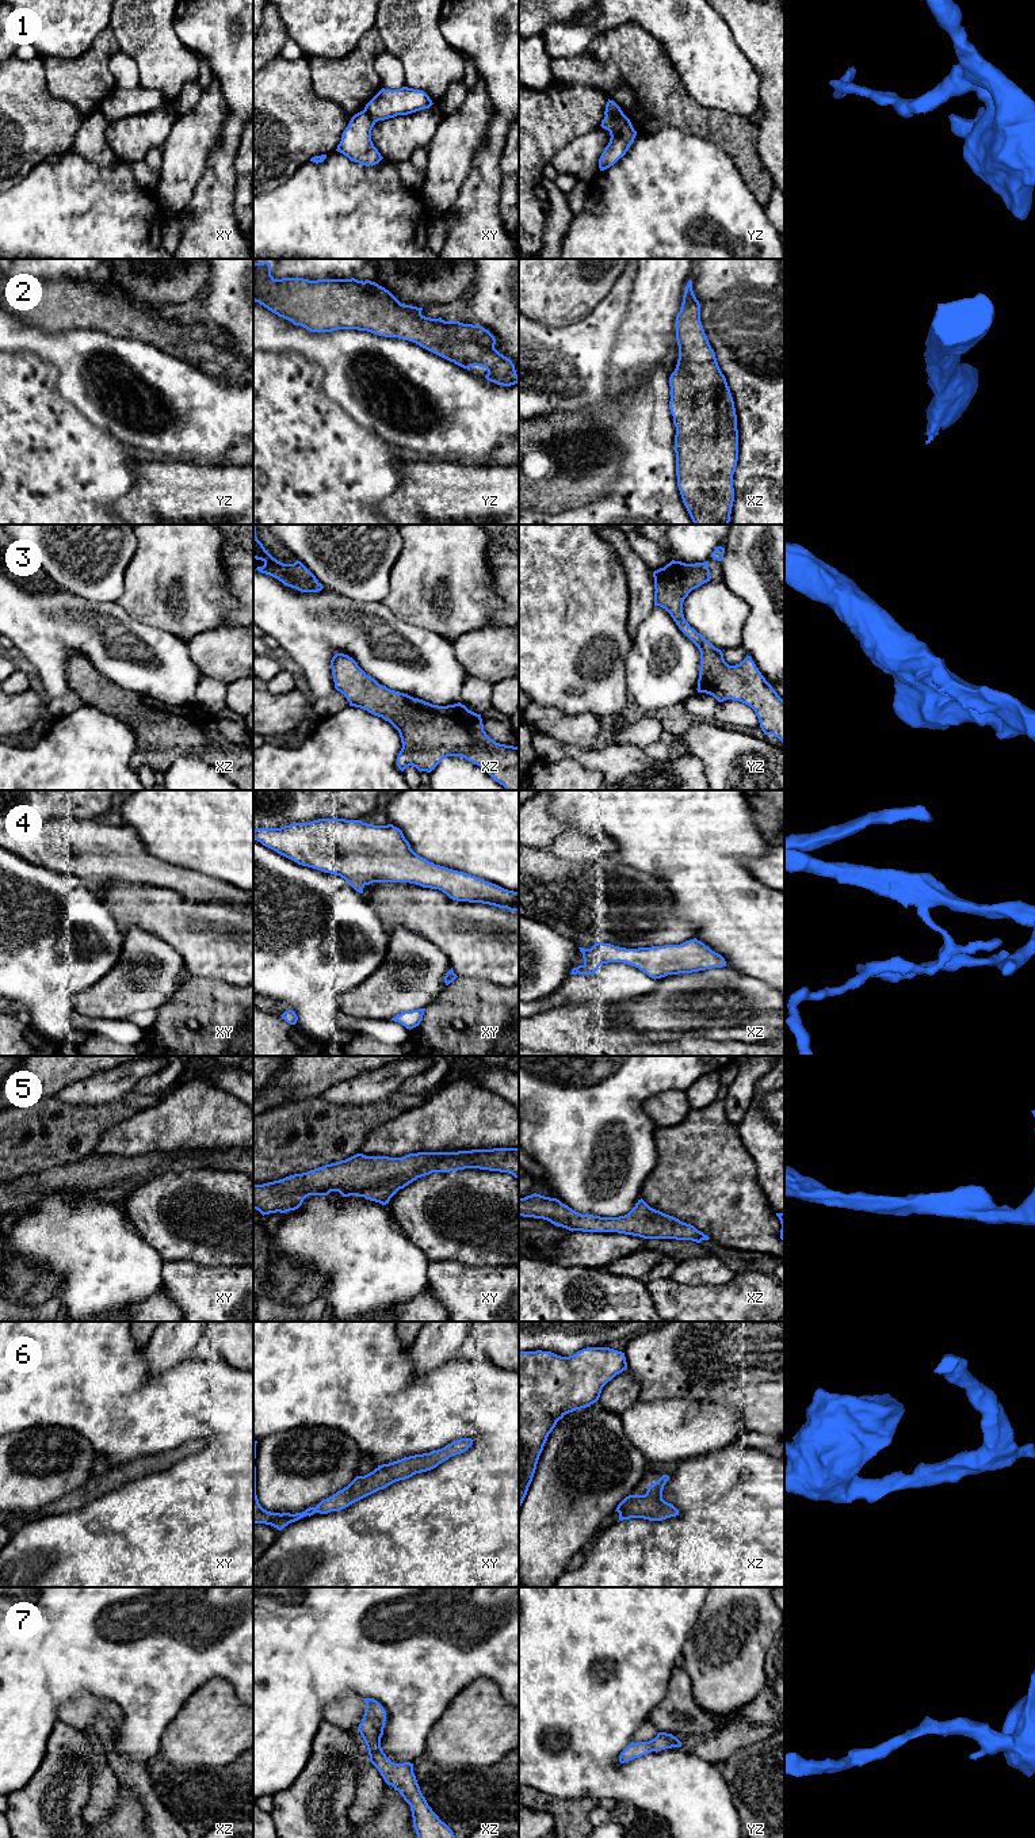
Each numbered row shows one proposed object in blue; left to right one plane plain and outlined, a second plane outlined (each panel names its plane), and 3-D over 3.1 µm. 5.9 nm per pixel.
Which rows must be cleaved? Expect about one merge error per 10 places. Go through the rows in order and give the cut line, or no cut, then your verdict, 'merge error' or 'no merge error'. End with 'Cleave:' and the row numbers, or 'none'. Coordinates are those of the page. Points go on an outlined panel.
1: cut in yz along (623, 114), (606, 117); merge error
2: no cut; no merge error
3: no cut; no merge error
4: no cut; no merge error
5: no cut; no merge error
6: no cut; no merge error
7: no cut; no merge error
Cleave: 1

